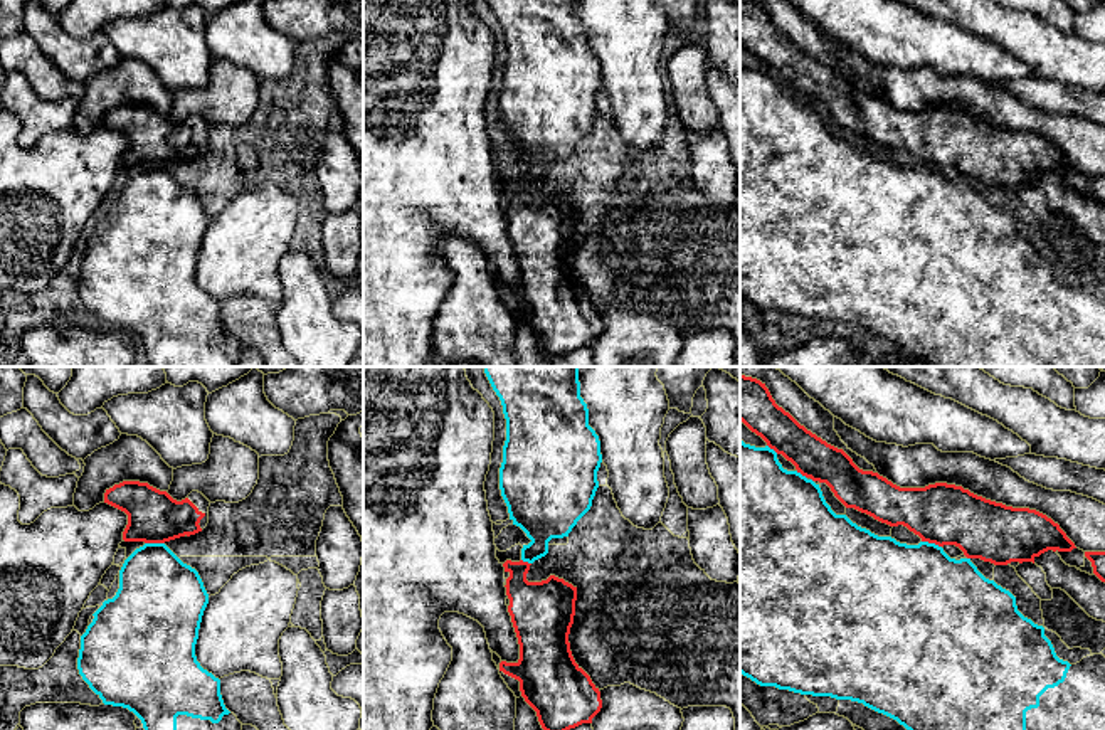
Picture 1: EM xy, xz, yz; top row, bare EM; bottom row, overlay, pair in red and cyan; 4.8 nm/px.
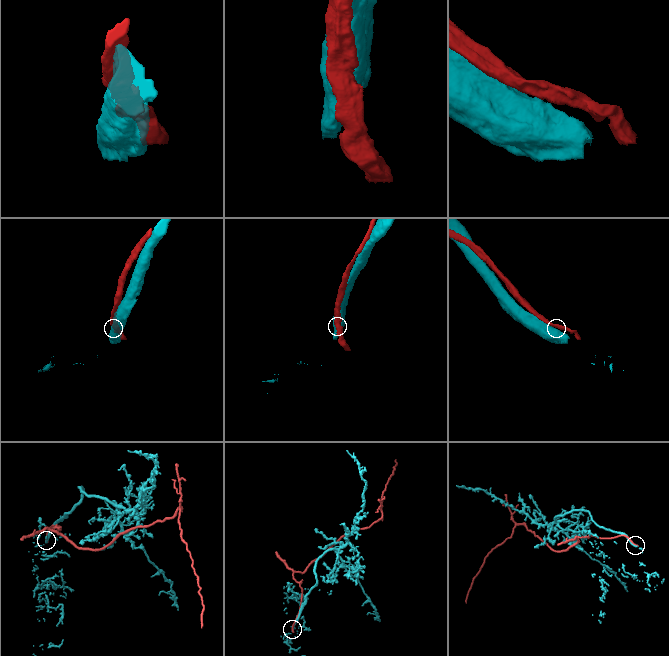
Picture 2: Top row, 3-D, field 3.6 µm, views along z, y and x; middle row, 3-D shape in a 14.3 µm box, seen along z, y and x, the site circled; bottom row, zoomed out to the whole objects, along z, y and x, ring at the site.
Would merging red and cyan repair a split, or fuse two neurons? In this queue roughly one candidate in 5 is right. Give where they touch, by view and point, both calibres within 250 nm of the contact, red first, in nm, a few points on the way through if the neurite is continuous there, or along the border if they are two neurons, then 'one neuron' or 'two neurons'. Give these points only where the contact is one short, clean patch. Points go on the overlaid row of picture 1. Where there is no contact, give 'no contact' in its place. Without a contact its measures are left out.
contact xy (155, 542); calibres 260 and 380 nm; two neurons

